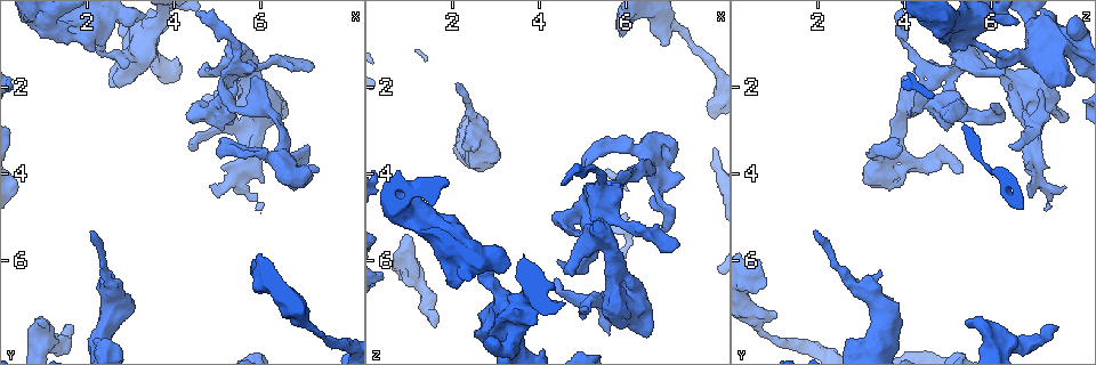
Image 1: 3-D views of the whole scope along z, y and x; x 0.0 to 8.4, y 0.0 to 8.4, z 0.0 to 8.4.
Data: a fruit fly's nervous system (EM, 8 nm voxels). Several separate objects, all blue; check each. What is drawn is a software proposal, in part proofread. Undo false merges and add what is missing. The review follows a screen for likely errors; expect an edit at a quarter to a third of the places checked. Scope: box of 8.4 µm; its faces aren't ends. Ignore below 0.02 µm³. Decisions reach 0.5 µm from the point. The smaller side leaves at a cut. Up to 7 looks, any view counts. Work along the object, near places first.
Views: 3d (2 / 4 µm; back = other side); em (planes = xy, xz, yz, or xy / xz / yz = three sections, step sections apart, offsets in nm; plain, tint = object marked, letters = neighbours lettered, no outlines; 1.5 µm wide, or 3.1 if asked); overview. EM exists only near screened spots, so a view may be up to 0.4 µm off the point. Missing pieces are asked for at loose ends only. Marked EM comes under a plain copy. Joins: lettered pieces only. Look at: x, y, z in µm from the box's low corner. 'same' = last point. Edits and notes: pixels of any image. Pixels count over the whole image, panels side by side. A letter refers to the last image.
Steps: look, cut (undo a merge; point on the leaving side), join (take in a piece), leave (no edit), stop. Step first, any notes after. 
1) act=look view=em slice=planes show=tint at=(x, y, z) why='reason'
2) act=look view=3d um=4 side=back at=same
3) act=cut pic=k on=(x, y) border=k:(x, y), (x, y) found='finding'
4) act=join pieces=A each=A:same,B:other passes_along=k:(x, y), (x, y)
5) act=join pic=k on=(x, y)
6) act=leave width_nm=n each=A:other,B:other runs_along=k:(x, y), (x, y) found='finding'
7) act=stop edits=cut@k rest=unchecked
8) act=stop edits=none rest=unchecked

act=look view=em slice=planes show=letters at=(1.60, 7.50, 7.50) why='branch stops here'

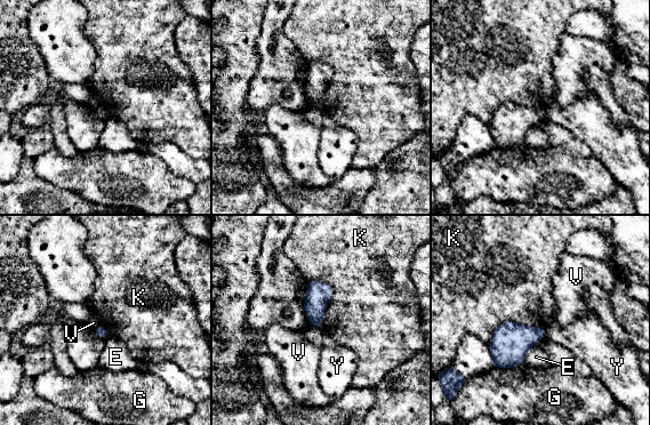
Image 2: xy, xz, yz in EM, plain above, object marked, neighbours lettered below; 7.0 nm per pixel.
act=leave longest_contact=K:360nm each=E:other,G:other,K:other,V:other,Y:other border=2:(310, 280), (332, 289), (321, 328) found='no lettered piece goes on from it'

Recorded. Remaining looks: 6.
act=look view=em slice=planes show=letters at=(4.65, 1.60, 6.25) why='an open end'

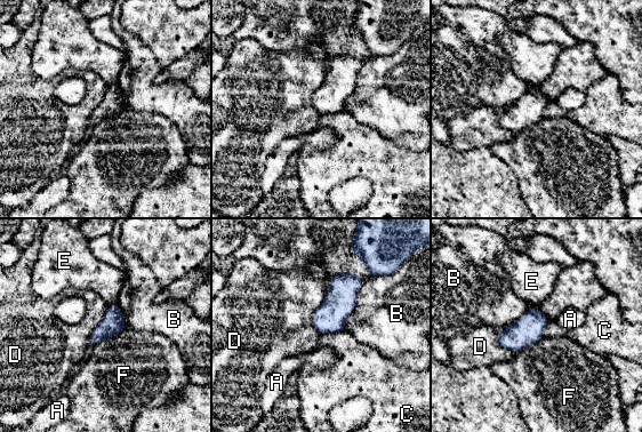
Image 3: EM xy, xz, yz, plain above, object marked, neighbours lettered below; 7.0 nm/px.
act=leave each=A:other,B:other,C:other,D:other,E:other,F:other found='no lettered piece goes on from it'

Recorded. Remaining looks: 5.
act=look view=em slice=planes show=tint at=(5.85, 6.55, 0.80) why='branch stops here'

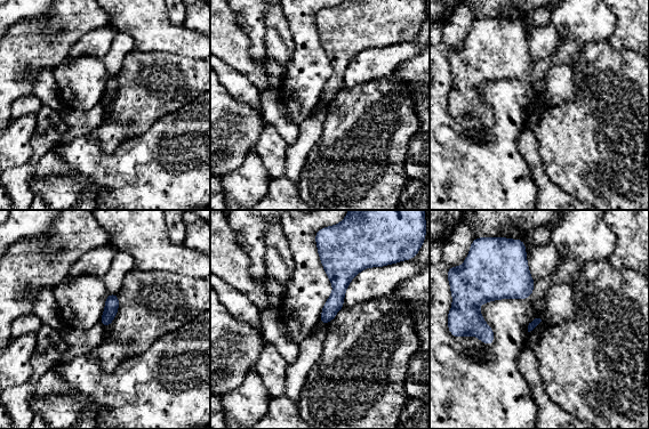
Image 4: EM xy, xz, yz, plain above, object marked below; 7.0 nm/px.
act=look view=em slice=planes show=letters at=same

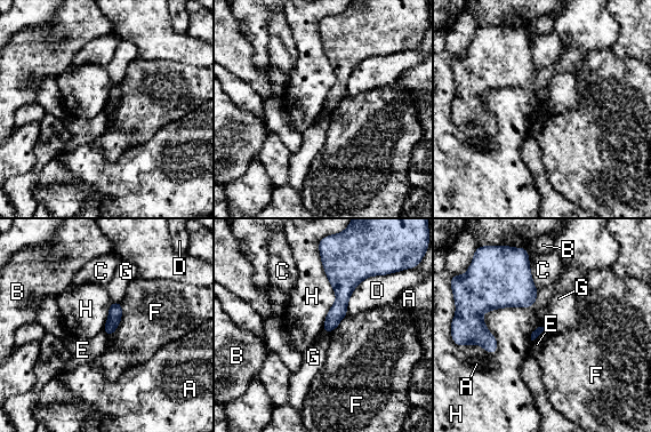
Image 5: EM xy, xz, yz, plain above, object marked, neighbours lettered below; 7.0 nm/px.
act=leave each=A:other,B:other,C:other,D:other,E:other,F:other,G:other,H:other border=5:(538, 289), (465, 345) found='none of them fits'

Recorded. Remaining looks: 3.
act=stop edits=none rest=unchecked

